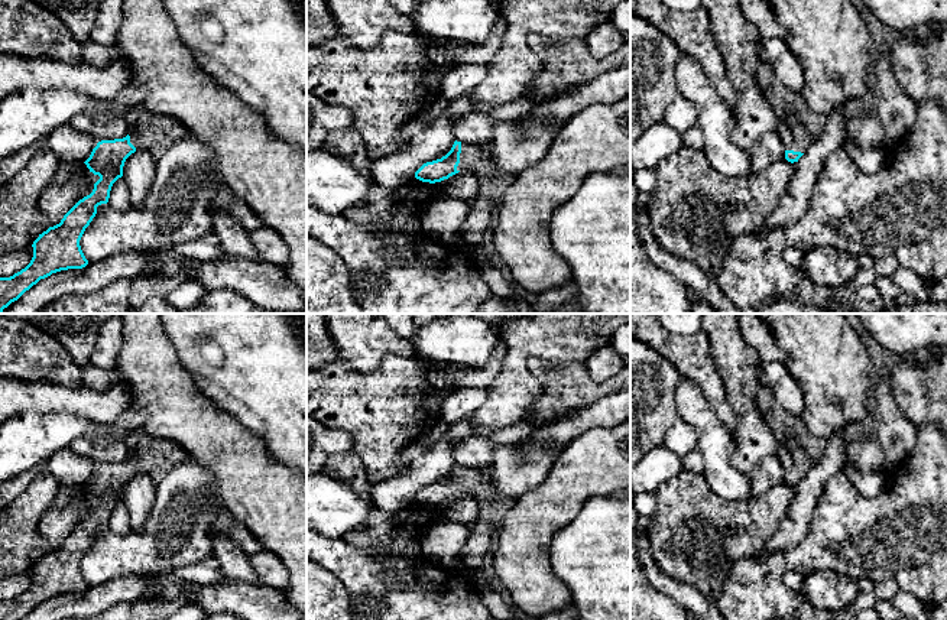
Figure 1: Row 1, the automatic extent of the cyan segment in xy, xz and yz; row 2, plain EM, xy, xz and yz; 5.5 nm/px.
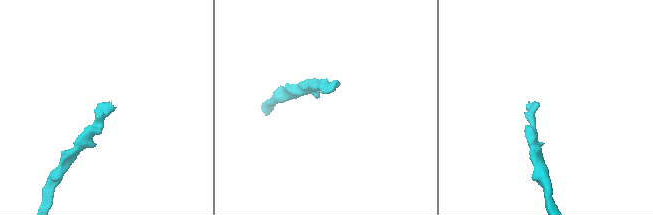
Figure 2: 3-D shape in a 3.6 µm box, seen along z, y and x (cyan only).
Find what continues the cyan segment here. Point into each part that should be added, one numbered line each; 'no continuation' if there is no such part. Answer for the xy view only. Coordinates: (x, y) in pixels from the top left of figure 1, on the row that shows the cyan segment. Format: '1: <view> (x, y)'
1: xy (149, 130)

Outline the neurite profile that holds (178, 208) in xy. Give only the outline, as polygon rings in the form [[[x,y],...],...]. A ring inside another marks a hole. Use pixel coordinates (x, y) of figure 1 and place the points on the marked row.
[[[188,134],[169,146],[155,163],[155,178],[140,210],[130,205],[117,211],[110,202],[97,207],[80,246],[88,263],[100,262],[119,251],[152,251],[202,237],[213,228],[215,189],[223,184],[208,146]]]

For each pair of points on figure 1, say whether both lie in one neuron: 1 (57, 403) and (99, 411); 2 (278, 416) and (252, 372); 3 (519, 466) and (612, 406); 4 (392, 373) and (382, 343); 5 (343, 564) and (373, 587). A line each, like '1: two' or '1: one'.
1: one
2: one
3: one
4: two
5: one

